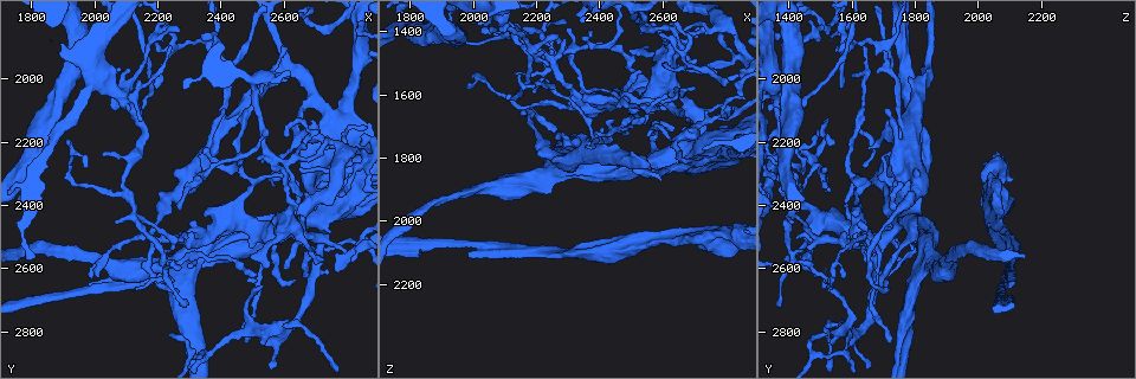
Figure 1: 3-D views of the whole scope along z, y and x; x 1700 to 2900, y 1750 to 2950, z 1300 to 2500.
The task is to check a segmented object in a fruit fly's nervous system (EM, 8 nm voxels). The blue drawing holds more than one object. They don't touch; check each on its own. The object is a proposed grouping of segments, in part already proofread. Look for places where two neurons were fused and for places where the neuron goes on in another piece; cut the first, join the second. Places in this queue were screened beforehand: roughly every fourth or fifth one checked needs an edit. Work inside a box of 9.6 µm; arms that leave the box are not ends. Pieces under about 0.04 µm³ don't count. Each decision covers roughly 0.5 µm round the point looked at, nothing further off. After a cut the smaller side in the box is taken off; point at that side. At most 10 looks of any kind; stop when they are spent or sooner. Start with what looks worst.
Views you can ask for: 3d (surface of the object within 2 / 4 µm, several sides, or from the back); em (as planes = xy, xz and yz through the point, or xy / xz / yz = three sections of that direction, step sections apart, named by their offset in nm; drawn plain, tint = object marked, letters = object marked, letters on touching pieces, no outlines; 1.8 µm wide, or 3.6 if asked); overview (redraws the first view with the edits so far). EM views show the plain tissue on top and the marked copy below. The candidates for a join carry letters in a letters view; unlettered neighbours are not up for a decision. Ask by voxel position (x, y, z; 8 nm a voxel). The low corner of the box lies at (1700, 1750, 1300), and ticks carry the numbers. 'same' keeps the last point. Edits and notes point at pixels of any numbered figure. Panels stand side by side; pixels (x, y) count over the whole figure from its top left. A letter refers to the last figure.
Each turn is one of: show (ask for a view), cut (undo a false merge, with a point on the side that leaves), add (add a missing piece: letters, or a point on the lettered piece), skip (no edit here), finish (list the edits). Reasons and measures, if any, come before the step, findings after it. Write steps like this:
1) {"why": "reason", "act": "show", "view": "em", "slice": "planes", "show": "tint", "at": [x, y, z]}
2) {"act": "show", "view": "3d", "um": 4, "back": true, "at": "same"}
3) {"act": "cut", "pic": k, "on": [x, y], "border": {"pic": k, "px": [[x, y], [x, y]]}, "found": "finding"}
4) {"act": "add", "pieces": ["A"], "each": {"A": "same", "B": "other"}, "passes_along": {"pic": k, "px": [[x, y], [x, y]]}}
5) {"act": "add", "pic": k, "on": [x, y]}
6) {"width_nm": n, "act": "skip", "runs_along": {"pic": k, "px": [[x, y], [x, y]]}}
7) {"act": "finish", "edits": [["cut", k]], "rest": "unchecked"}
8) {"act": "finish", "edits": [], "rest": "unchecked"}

{"act": "show", "view": "3d", "um": 4, "at": [2130, 2430, 1420]}

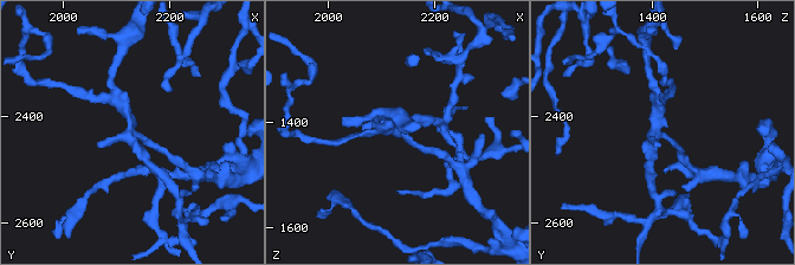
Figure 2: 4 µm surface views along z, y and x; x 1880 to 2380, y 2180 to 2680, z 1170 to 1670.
{"why": "shape alone is not enough", "act": "show", "view": "em", "slice": "planes", "show": "letters", "at": [2135, 2430, 1415]}

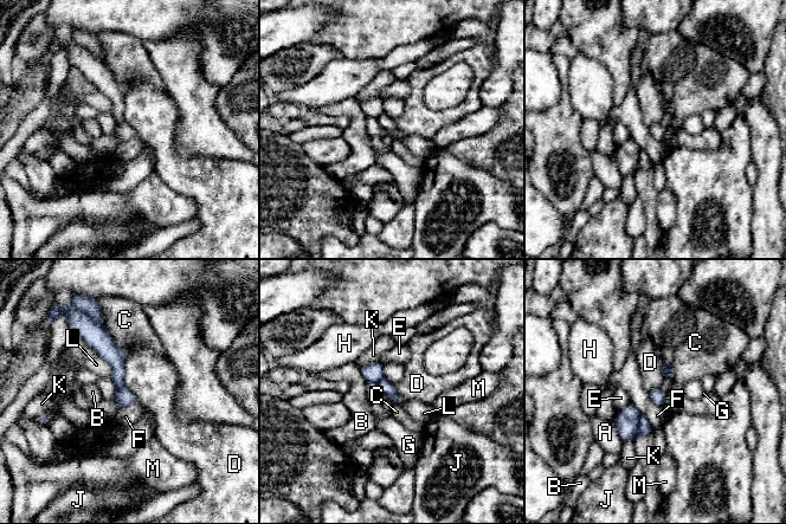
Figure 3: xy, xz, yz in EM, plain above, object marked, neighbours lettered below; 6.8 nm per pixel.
{"width_nm": 100, "act": "cut", "pic": 3, "on": [627, 420], "each": {"A": "other", "B": "other", "C": "other", "D": "other", "E": "other", "F": "other", "G": "other", "H": "other", "J": "other", "K": "other", "L": "other", "M": "other"}, "border": {"pic": 3, "px": [[640, 414], [637, 434]]}, "found": "two neurons meet here"}

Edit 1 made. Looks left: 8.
{"why": "redraw", "act": "show", "view": "overview"}

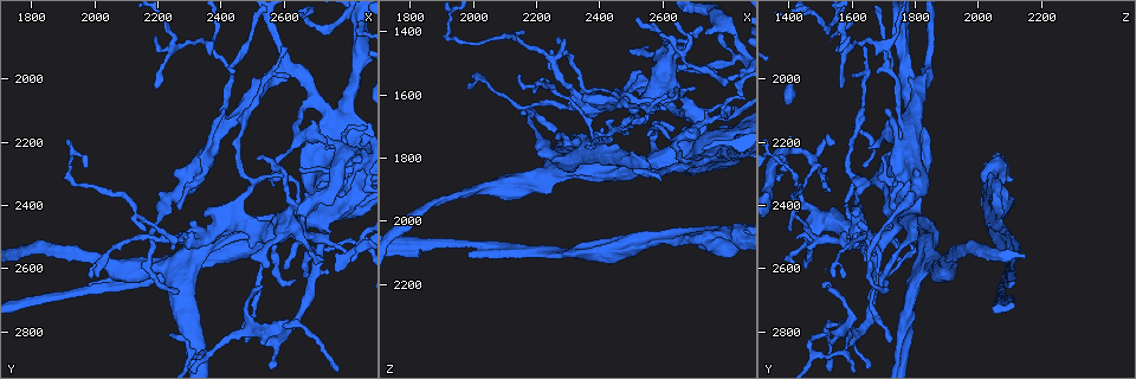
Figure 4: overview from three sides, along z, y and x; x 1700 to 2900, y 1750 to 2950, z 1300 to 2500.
{"why": "free end", "act": "show", "view": "em", "slice": "xy", "step": 8, "show": "tint", "at": [2730, 2190, 1400]}

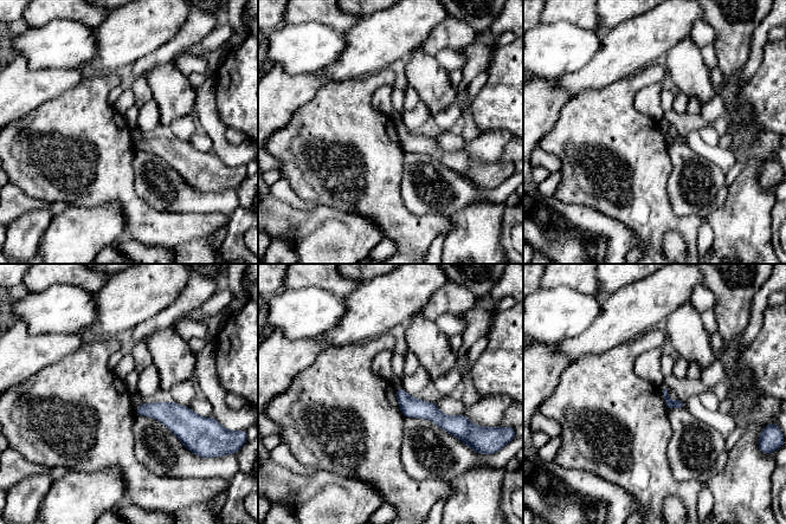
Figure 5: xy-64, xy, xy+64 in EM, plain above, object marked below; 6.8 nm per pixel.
{"why": "cut it another way", "act": "show", "view": "em", "slice": "planes", "show": "letters", "at": "same"}

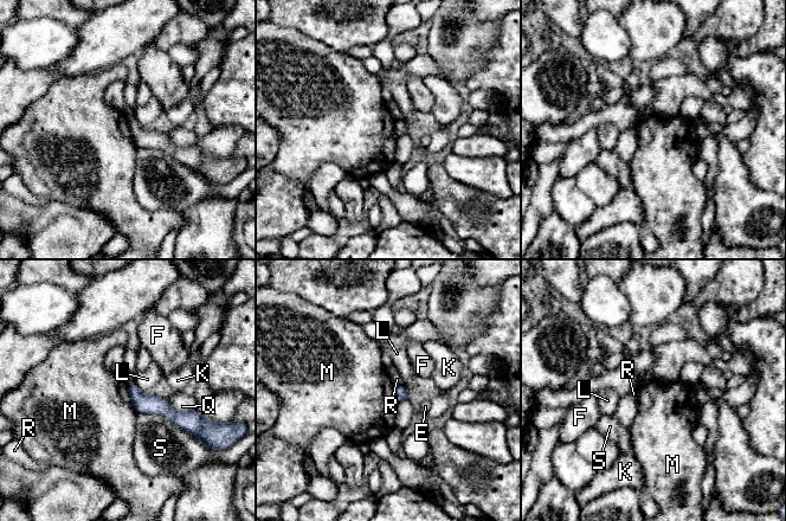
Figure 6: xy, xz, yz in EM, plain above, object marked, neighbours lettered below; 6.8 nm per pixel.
{"act": "skip", "each": {"E": "other", "F": "other", "K": "other", "L": "other", "M": "other", "Q": "other", "R": "other", "S": "other"}, "found": "none of them fits"}

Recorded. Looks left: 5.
{"why": "side arm on a straight run", "act": "show", "view": "em", "um": 3.6, "slice": "xz", "step": 16, "show": "tint", "at": [2420, 2140, 1800]}

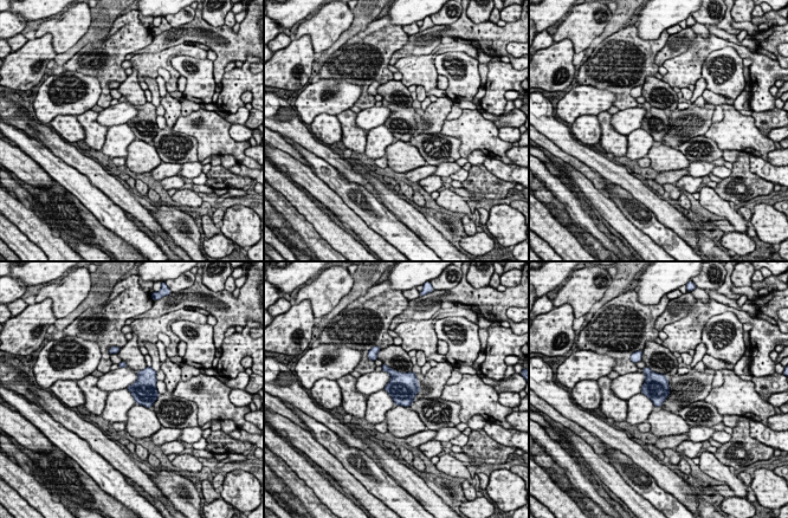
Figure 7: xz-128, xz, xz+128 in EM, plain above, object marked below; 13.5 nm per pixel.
{"why": "what lies round it", "act": "show", "view": "em", "um": 3.6, "slice": "xz", "step": 16, "show": "letters", "at": "same"}

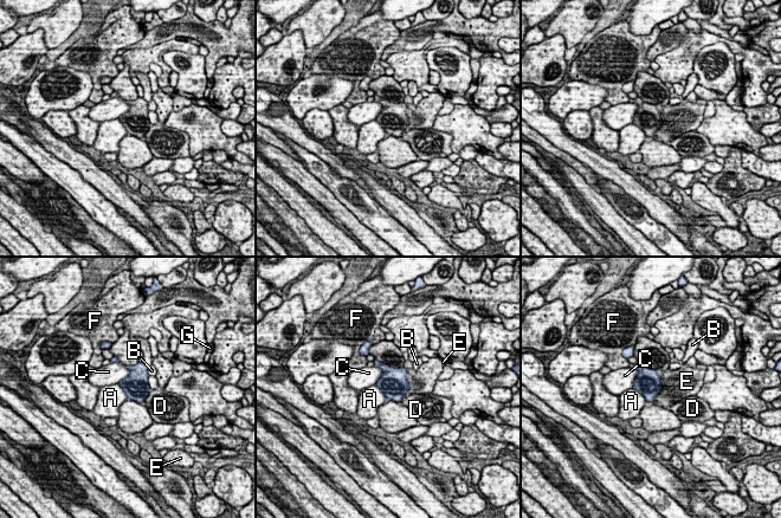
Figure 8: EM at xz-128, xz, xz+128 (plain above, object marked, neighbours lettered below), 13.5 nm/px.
{"act": "skip", "each": {"A": "other", "B": "other", "C": "other", "D": "other", "E": "other", "F": "other", "G": "other"}, "found": "all the same neuron"}

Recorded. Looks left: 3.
{"act": "finish", "edits": [["cut", 3]], "rest": "unchecked"}

